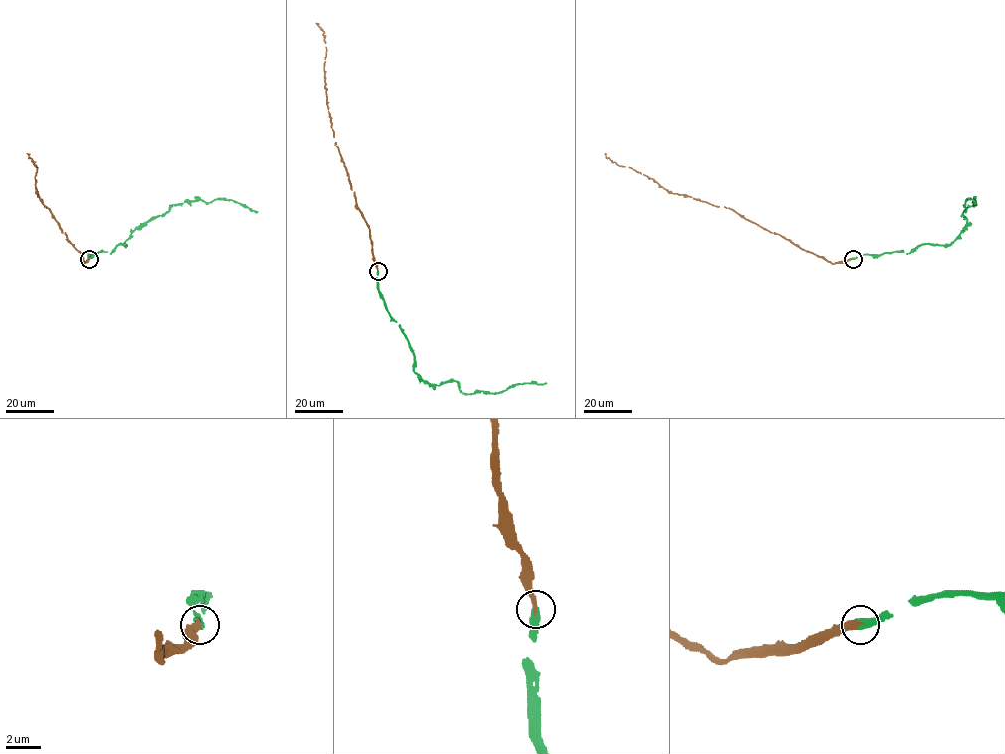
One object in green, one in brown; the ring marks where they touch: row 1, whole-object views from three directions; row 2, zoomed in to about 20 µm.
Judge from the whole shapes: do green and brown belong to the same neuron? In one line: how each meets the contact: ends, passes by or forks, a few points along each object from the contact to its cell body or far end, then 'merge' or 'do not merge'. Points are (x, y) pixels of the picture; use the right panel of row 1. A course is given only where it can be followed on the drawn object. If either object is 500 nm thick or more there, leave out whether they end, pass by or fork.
green ends there; brown ends there; green runs (853, 258), (908, 253), (923, 244), (951, 244), (966, 223), (963, 212), (975, 200), (965, 201), (965, 213); brown runs (853, 259), (831, 264), (724, 206), (668, 192), (652, 179), (617, 165), (605, 153); merge

